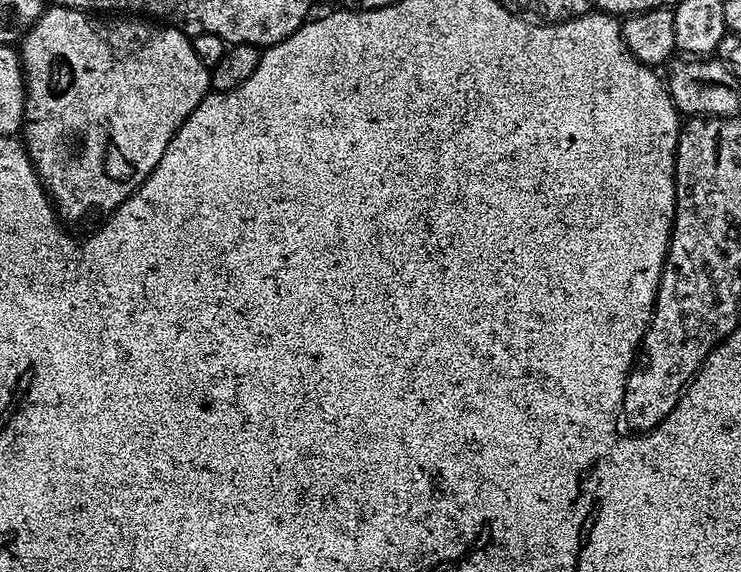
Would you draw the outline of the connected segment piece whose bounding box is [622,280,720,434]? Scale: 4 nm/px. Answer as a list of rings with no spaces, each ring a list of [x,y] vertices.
[[[660,280],[652,319],[644,329],[642,355],[624,382],[623,417],[640,420],[639,431],[644,434],[658,427],[672,413],[684,389],[719,344],[716,340],[680,340],[680,308],[672,308],[672,280]]]

